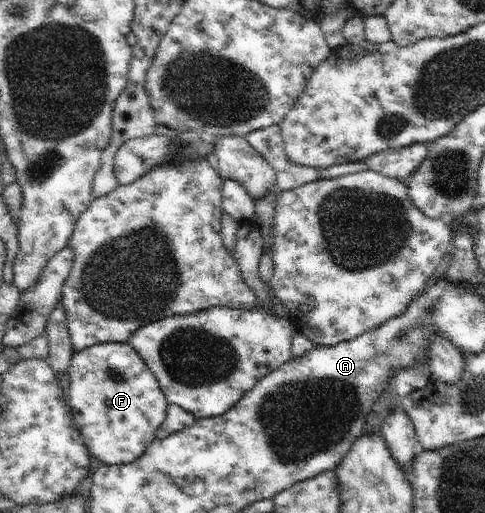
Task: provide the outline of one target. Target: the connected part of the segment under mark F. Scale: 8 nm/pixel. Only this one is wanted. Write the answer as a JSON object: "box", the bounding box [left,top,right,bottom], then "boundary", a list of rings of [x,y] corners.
{"box":[64,342,169,466],"boundary":[[[124,342],[102,343],[76,351],[64,379],[64,387],[73,427],[80,433],[95,463],[110,466],[128,465],[143,457],[150,443],[157,439],[155,432],[166,418],[169,404],[160,390],[156,377],[140,355]]]}

